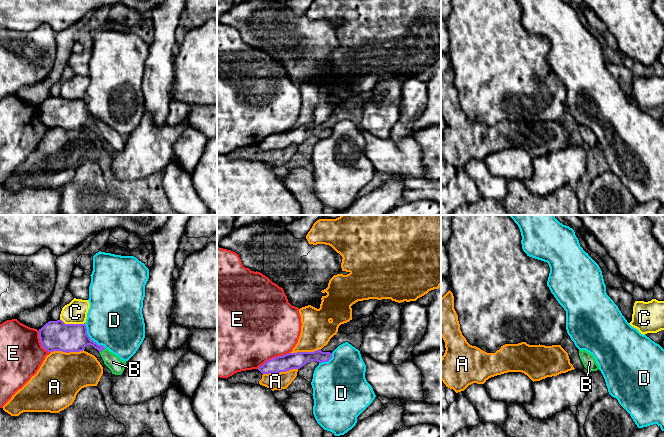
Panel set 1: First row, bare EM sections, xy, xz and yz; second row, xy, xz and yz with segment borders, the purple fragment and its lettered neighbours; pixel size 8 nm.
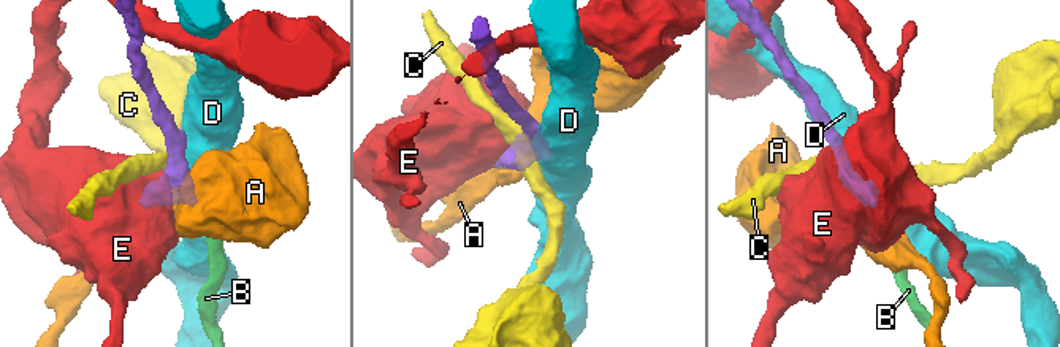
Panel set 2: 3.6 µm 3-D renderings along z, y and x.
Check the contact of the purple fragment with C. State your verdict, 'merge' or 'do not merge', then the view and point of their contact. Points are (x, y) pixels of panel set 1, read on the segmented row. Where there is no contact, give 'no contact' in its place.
do not merge; meets purple in xy at (72, 324)

